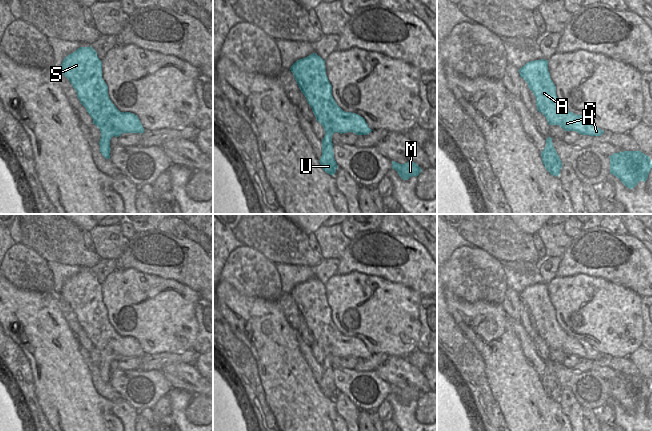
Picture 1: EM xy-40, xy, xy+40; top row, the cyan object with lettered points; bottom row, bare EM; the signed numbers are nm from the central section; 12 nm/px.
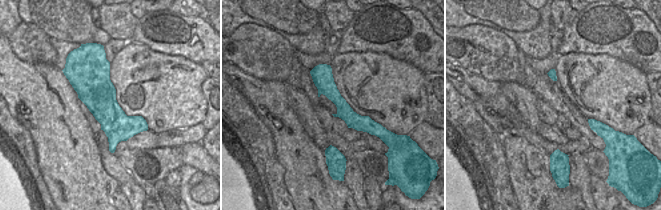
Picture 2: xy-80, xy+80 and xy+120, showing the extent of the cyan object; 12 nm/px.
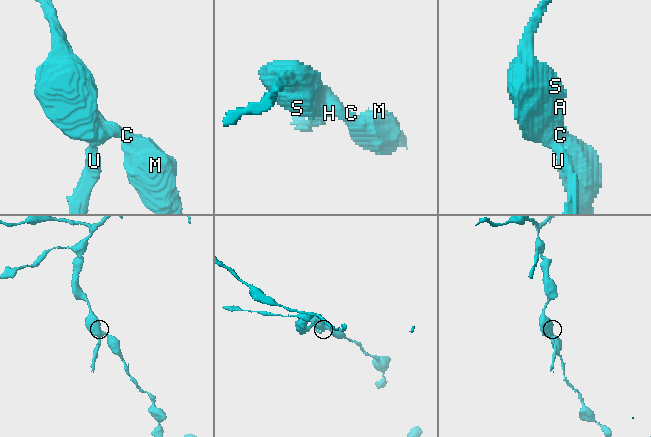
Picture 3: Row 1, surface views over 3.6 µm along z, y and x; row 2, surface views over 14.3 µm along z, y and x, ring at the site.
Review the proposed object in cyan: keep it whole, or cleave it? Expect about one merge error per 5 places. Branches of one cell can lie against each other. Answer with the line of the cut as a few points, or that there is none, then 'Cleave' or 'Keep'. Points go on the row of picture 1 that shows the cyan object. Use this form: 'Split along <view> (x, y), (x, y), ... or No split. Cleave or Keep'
No split. Keep

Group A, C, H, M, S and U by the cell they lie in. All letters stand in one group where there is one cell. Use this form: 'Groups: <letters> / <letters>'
Groups: A C H M S U

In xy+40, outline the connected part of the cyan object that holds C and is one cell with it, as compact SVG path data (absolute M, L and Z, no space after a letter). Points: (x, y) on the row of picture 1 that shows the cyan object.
M547 60L530 61L518 71L536 98L537 111L546 117L549 125L559 125L565 131L582 135L601 136L604 133L585 116L572 113L561 104L550 78Z

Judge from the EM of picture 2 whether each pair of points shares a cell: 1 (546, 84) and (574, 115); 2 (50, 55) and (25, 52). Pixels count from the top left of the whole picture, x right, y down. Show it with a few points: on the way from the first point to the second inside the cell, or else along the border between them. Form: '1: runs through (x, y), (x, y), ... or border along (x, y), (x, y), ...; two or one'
1: runs through (551, 92), (566, 107); one
2: runs through (44, 53), (31, 52); one

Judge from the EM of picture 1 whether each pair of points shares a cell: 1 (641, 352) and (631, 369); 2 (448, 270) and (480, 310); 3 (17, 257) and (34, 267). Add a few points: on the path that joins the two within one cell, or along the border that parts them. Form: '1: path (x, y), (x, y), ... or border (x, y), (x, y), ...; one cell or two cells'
1: border (627, 357), (640, 373); two cells
2: border (453, 292), (469, 302), (488, 301), (498, 303); two cells
3: path (21, 261), (27, 267), (30, 267); one cell

